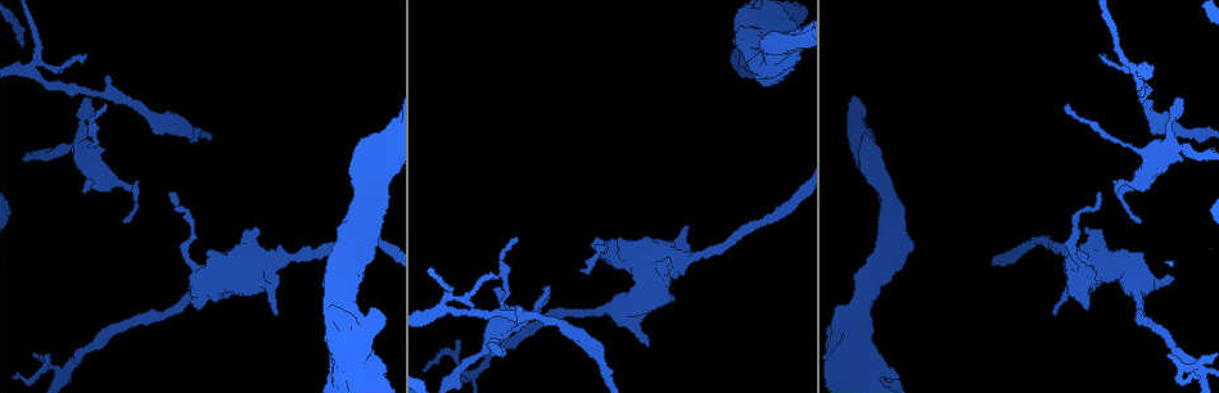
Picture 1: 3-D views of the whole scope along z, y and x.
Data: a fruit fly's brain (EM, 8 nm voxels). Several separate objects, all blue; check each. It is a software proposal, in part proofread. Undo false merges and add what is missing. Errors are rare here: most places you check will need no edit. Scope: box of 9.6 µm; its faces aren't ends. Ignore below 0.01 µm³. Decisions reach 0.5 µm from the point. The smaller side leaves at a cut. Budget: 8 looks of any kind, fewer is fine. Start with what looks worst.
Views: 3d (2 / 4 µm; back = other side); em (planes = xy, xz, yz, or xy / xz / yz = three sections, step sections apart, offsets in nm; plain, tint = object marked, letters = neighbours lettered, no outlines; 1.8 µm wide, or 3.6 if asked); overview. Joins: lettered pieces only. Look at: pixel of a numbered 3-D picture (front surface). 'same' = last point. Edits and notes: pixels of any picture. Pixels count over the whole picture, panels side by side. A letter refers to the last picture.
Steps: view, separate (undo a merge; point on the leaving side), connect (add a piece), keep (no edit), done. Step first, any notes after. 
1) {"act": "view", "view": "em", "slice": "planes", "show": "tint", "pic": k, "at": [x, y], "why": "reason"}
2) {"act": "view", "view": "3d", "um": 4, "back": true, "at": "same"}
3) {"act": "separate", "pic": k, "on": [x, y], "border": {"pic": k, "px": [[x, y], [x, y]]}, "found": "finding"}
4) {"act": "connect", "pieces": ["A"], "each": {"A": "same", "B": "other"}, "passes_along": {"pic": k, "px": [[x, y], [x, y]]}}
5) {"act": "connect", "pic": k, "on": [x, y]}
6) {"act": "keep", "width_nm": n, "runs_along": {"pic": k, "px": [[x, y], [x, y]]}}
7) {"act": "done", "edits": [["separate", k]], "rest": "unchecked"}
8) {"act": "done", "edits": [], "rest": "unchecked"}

{"act": "view", "view": "3d", "um": 2, "back": true, "pic": 1, "at": [1135, 68], "why": "four arms meet"}

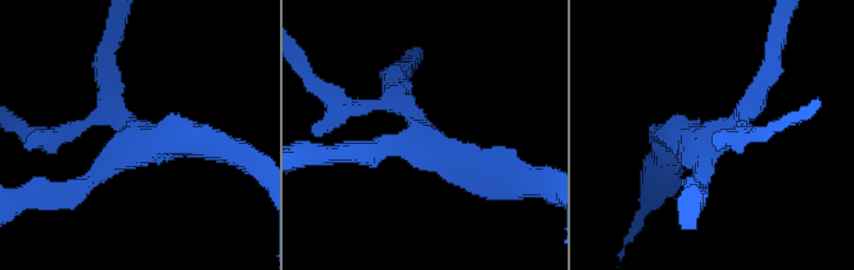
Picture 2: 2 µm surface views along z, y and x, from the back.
{"act": "view", "view": "em", "slice": "xy", "step": 4, "show": "tint", "pic": 2, "at": [128, 142], "arms": 4, "why": "shape alone is not enough"}

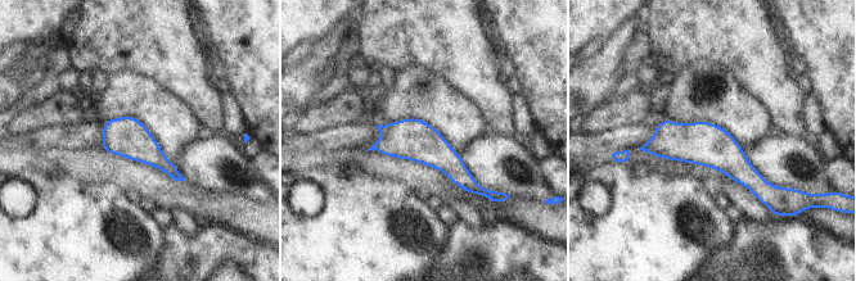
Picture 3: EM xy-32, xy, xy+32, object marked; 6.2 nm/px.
{"act": "view", "view": "em", "slice": "planes", "show": "letters", "at": "same", "why": "cut it another way"}

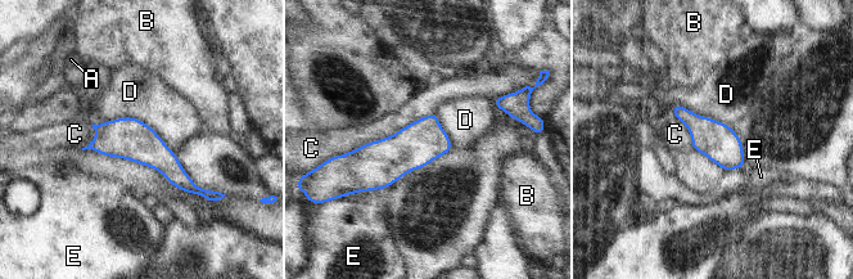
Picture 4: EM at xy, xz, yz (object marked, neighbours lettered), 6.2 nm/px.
{"act": "keep", "width_nm": 240, "each": {"A": "other", "B": "other", "C": "other", "D": "other", "E": "other"}, "runs_along": {"pic": 4, "px": [[98, 127], [140, 143], [197, 190]]}, "found": "continuous, no second neuron"}

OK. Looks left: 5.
{"act": "view", "view": "3d", "um": 4, "pic": 1, "at": [63, 371], "why": "abrupt turn"}

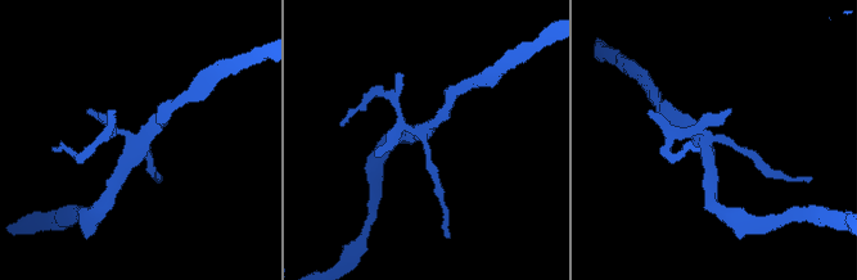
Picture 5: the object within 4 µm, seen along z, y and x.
{"act": "view", "view": "em", "slice": "planes", "show": "letters", "pic": 5, "at": [424, 127]}

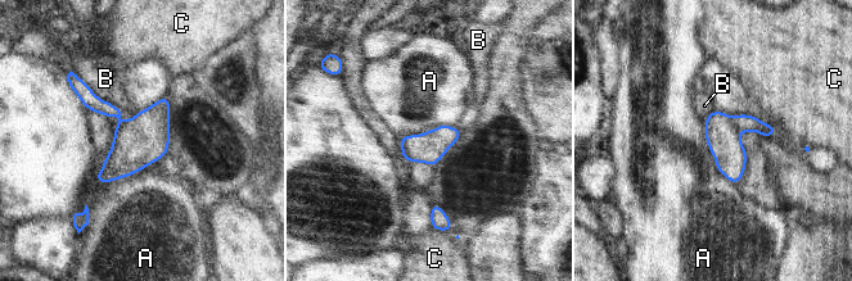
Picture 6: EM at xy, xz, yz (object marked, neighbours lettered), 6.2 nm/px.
{"act": "separate", "pic": 6, "on": [743, 122], "width_nm": 200, "each": {"A": "other", "B": "other", "C": "other"}, "border": {"pic": 6, "px": [[730, 117], [739, 131]]}, "found": "a second neuron is stuck on"}

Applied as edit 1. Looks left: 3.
{"act": "view", "view": "overview", "why": "see it whole again"}

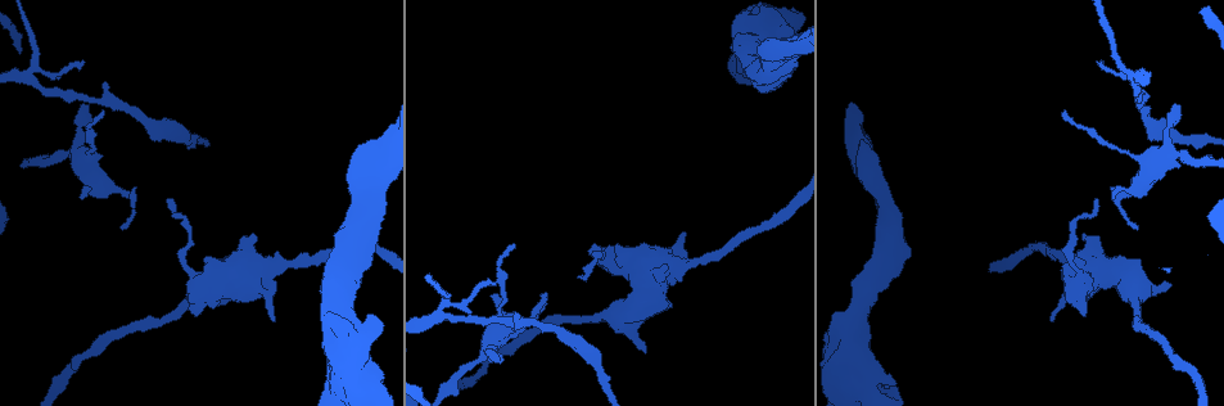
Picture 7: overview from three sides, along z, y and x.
{"act": "view", "view": "3d", "um": 2, "back": true, "pic": 7, "at": [686, 234], "why": "free end"}

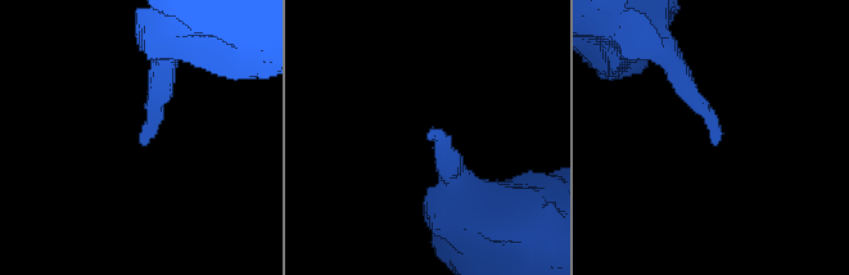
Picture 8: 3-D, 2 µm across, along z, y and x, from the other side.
{"act": "view", "view": "em", "slice": "planes", "show": "letters", "pic": 8, "at": [144, 141]}

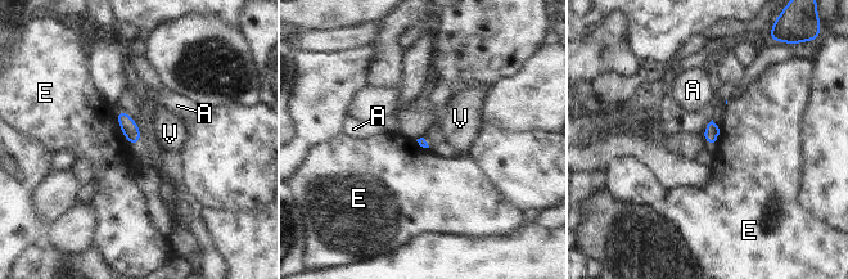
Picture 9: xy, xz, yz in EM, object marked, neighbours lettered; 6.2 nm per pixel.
{"act": "keep", "each": {"A": "other", "E": "other", "V": "other"}, "border": {"pic": 9, "px": [[118, 127], [134, 147]]}, "found": "no lettered piece goes on from it"}

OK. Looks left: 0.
{"act": "done", "edits": [["separate", 6]], "rest": "unchecked"}

